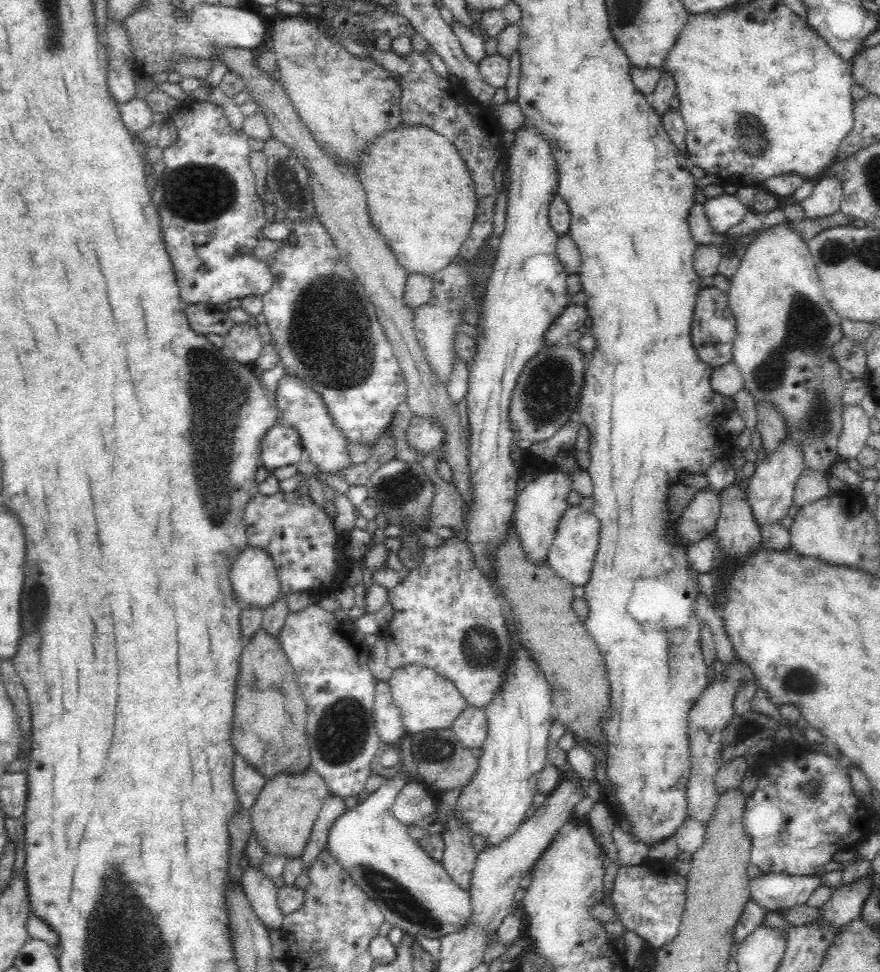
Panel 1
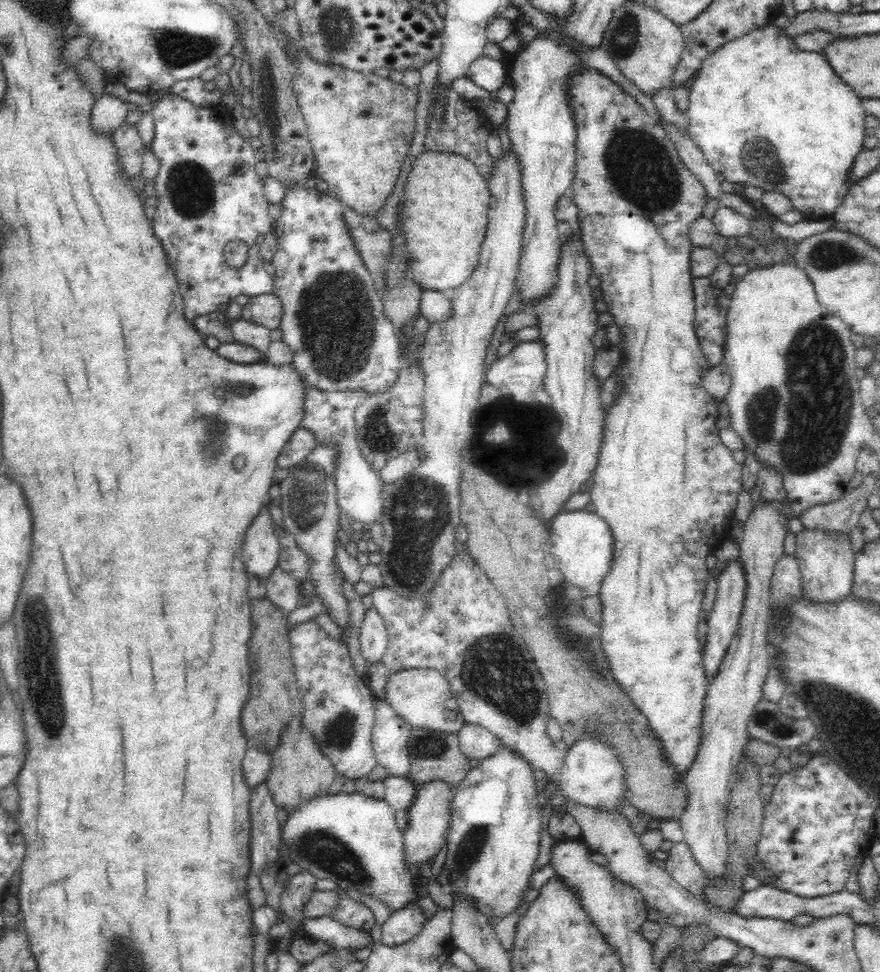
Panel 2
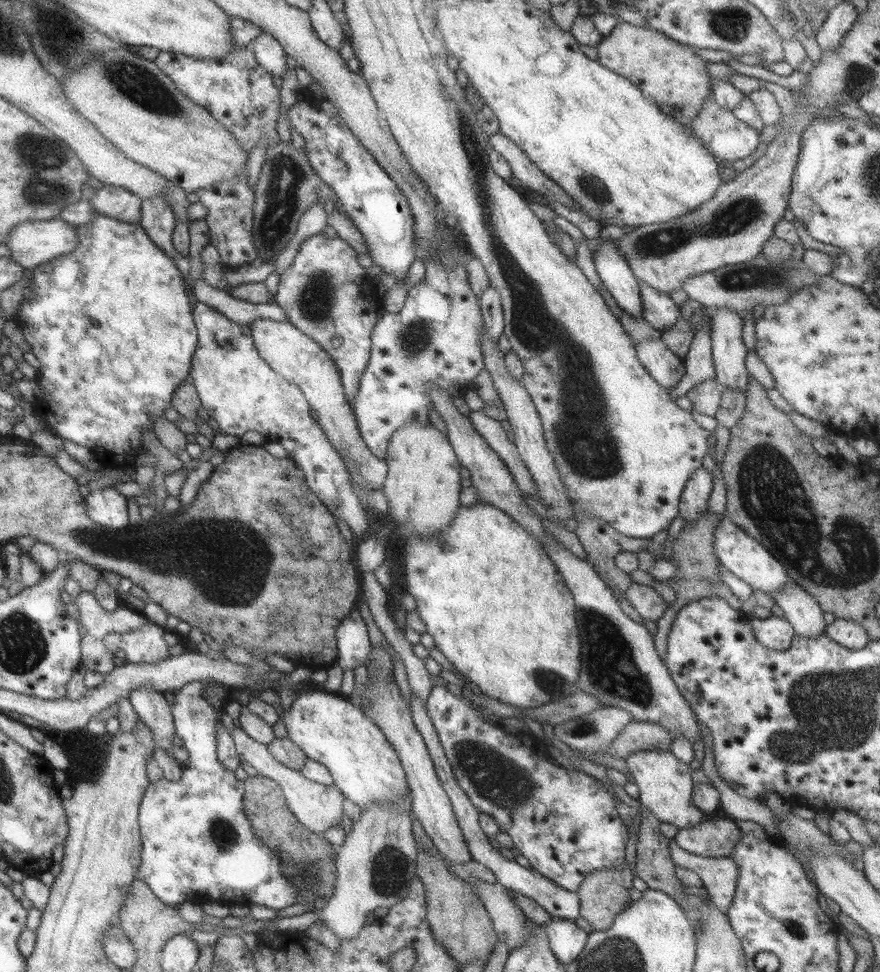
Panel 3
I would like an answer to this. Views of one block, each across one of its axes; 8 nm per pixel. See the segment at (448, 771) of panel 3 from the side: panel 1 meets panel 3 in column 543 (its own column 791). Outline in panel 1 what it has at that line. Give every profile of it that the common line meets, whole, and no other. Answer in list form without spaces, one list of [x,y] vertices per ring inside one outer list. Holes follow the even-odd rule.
[[[770,872],[750,880],[748,889],[754,904],[767,912],[780,912],[804,906],[820,886],[823,886],[820,876],[788,876]]]

